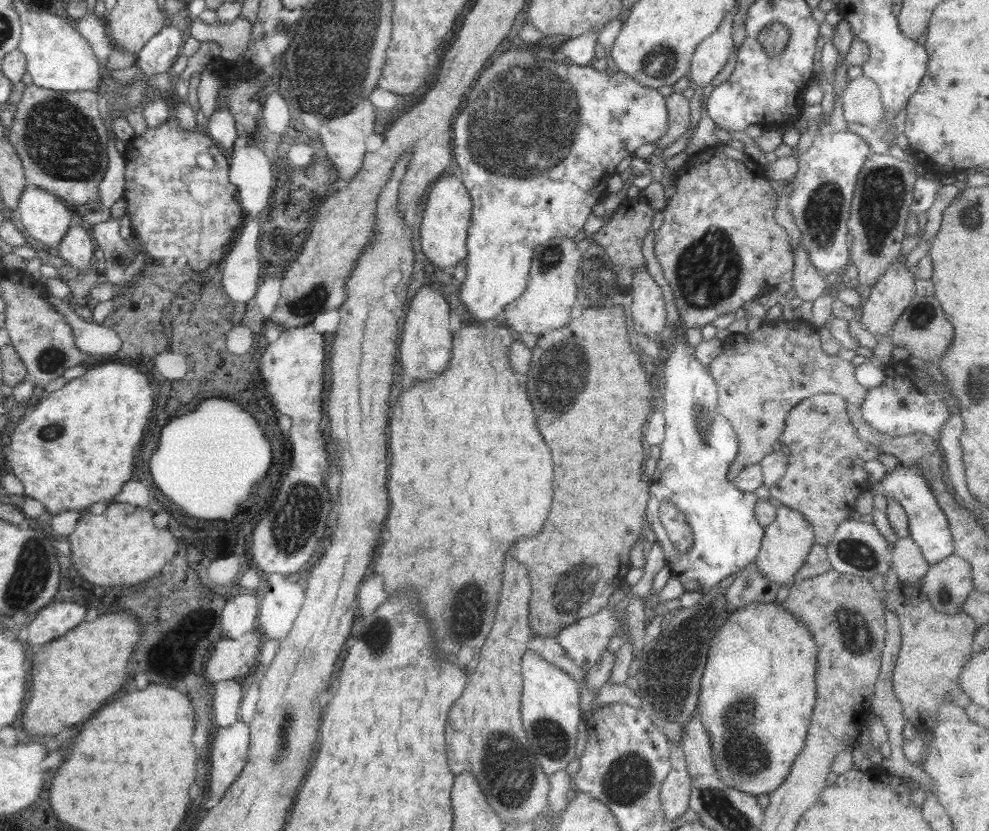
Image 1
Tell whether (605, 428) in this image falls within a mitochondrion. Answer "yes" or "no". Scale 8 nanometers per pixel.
no

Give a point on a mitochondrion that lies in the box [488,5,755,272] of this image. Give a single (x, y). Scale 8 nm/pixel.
(659, 62)

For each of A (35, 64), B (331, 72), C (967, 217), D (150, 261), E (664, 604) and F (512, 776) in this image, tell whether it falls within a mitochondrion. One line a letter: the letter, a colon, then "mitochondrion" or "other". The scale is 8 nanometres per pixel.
A: other
B: mitochondrion
C: mitochondrion
D: other
E: other
F: mitochondrion

